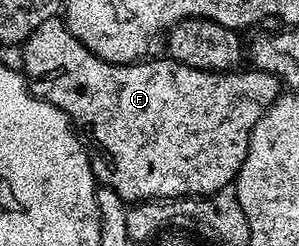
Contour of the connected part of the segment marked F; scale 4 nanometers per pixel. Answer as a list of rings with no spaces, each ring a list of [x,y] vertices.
[[[53,18],[42,22],[38,30],[34,30],[22,45],[22,75],[28,81],[28,90],[40,100],[50,102],[58,110],[68,115],[73,125],[88,124],[88,136],[90,141],[90,159],[92,170],[96,173],[97,181],[103,187],[114,190],[125,202],[139,202],[141,200],[174,200],[182,196],[211,196],[222,186],[233,183],[240,172],[242,162],[248,153],[248,140],[252,137],[252,131],[256,123],[264,117],[266,110],[271,106],[276,97],[281,95],[282,84],[270,73],[257,70],[240,72],[241,70],[229,70],[226,72],[210,72],[202,68],[191,68],[185,64],[179,64],[177,60],[163,58],[164,60],[145,59],[143,62],[131,64],[111,64],[102,58],[98,58],[74,34],[63,19]]]

